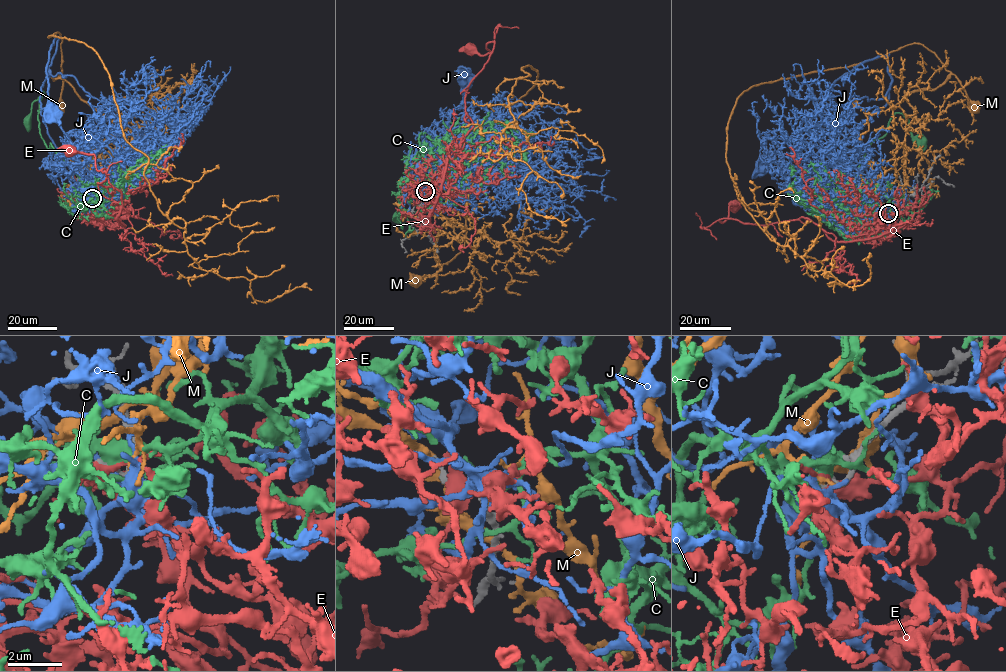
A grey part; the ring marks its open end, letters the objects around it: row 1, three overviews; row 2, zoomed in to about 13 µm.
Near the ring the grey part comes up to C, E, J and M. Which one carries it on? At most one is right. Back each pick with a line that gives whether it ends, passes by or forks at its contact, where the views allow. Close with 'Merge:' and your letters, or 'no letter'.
Merge: no letter

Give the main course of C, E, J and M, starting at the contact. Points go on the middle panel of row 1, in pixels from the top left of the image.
C: (423, 189), (435, 184), (423, 173), (438, 145), (430, 142), (419, 160), (430, 209), (398, 216)
E: (423, 189), (421, 199), (435, 202), (449, 147), (473, 126), (465, 95), (493, 43), (485, 54), (470, 49)
J: (425, 190), (410, 175), (416, 168), (423, 176), (433, 150), (440, 200), (454, 211), (472, 210), (466, 81)
M: (425, 191), (441, 209), (474, 219), (481, 235), (473, 249), (444, 222), (435, 243), (440, 268), (414, 281)

